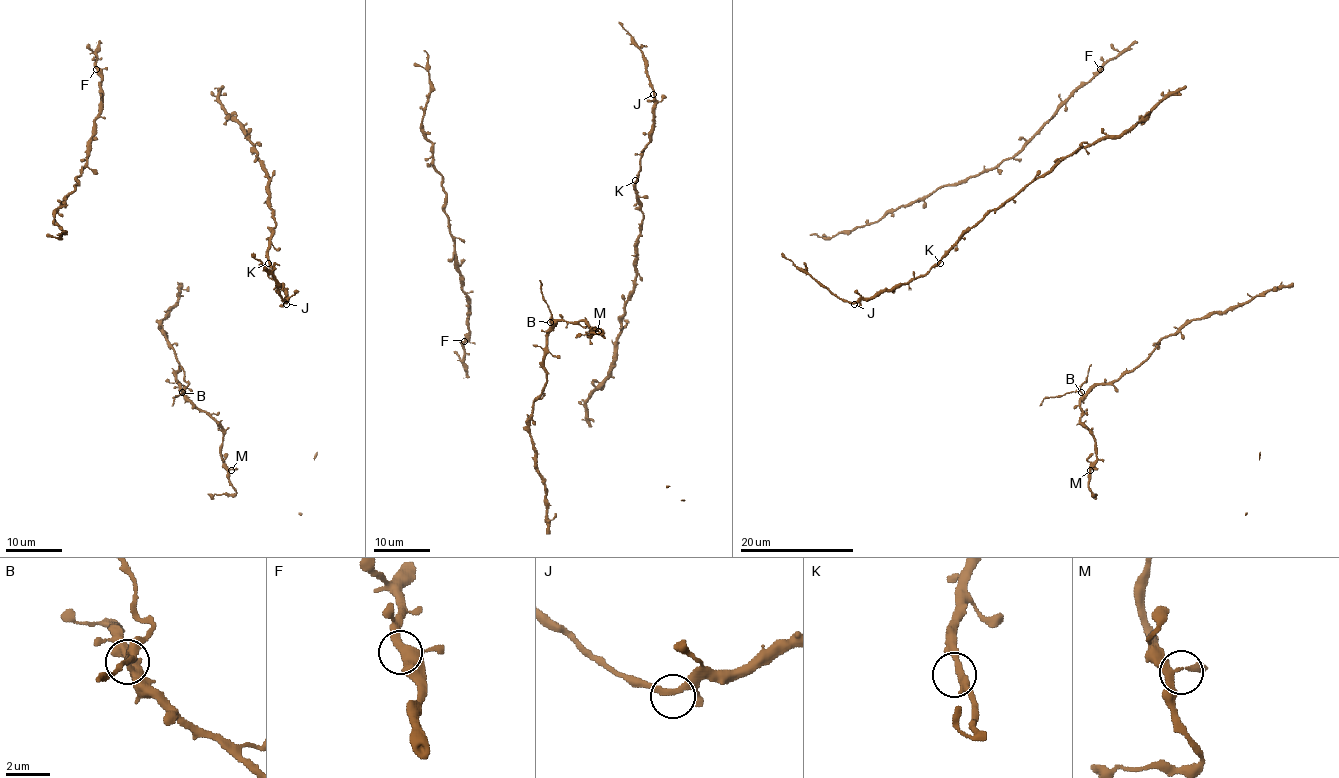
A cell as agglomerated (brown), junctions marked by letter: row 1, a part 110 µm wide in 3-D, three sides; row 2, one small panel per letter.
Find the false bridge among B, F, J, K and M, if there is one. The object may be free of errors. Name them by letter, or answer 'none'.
B

